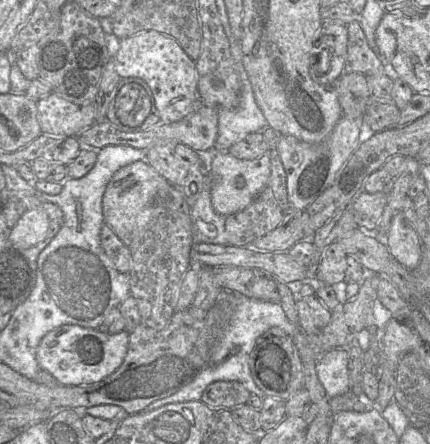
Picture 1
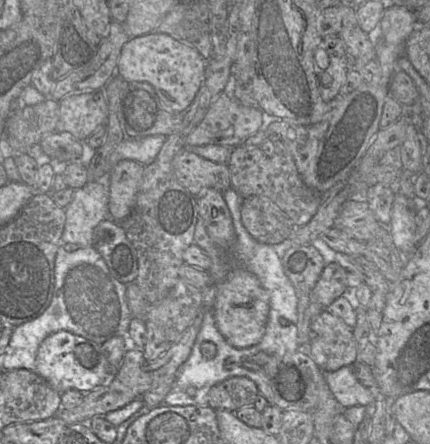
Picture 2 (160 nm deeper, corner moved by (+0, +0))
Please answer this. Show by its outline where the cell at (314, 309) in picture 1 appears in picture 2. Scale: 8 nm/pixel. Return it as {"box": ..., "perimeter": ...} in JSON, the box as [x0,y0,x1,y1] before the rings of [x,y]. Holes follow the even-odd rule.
{"box":[310,309,357,372],"perimeter":[[[327,309],[310,324],[311,358],[323,372],[351,366],[357,359],[357,342],[352,328]]]}

